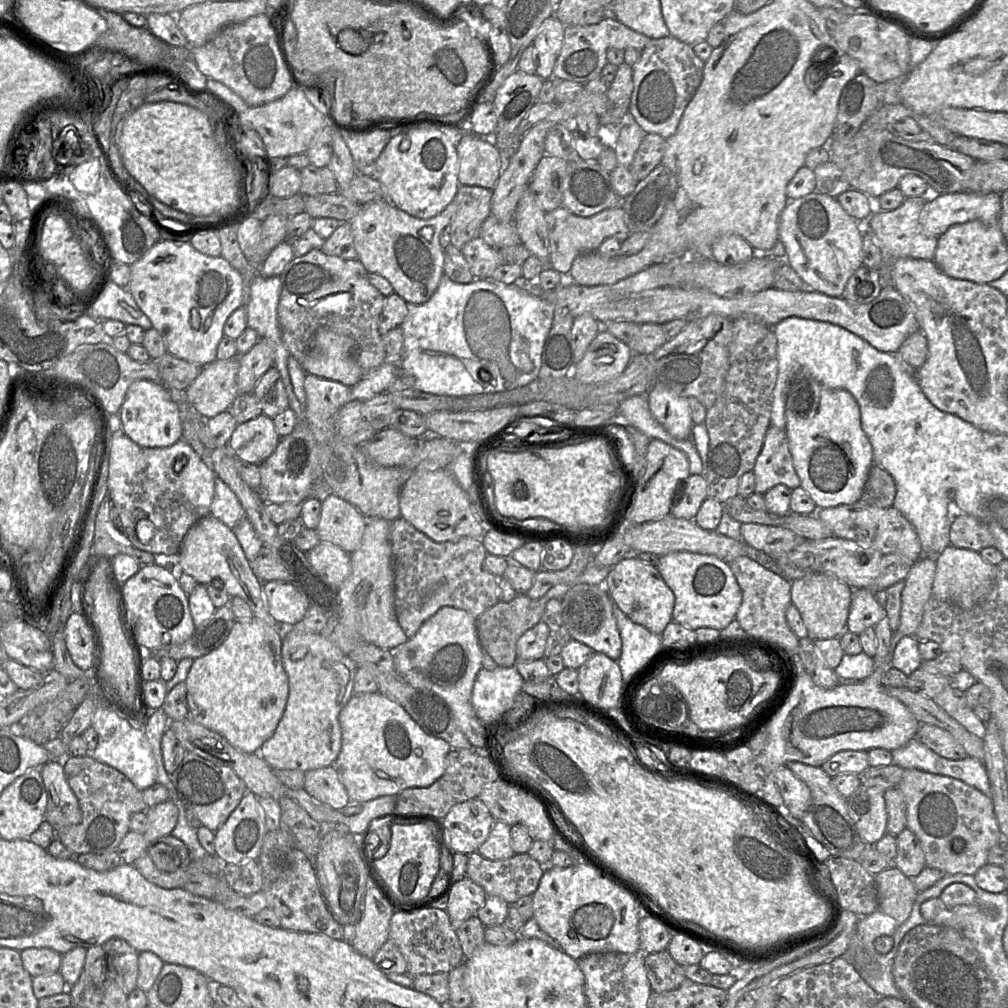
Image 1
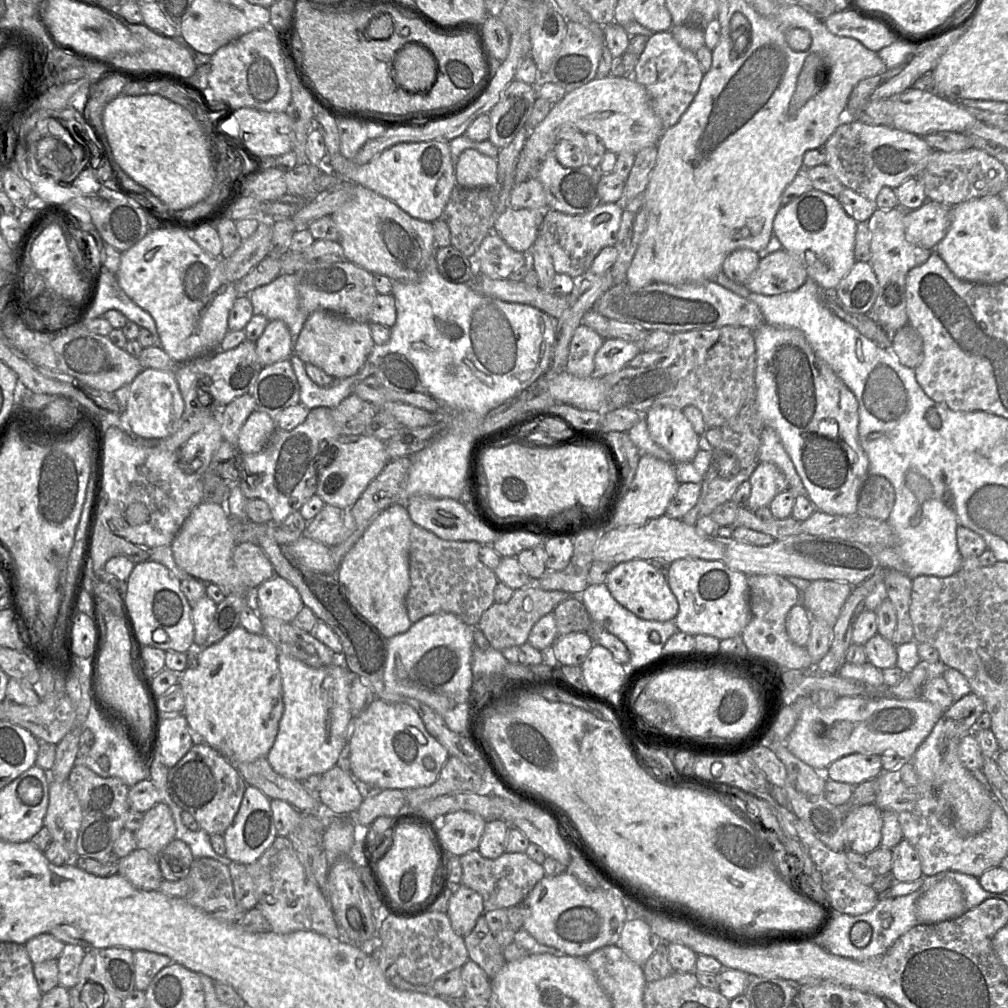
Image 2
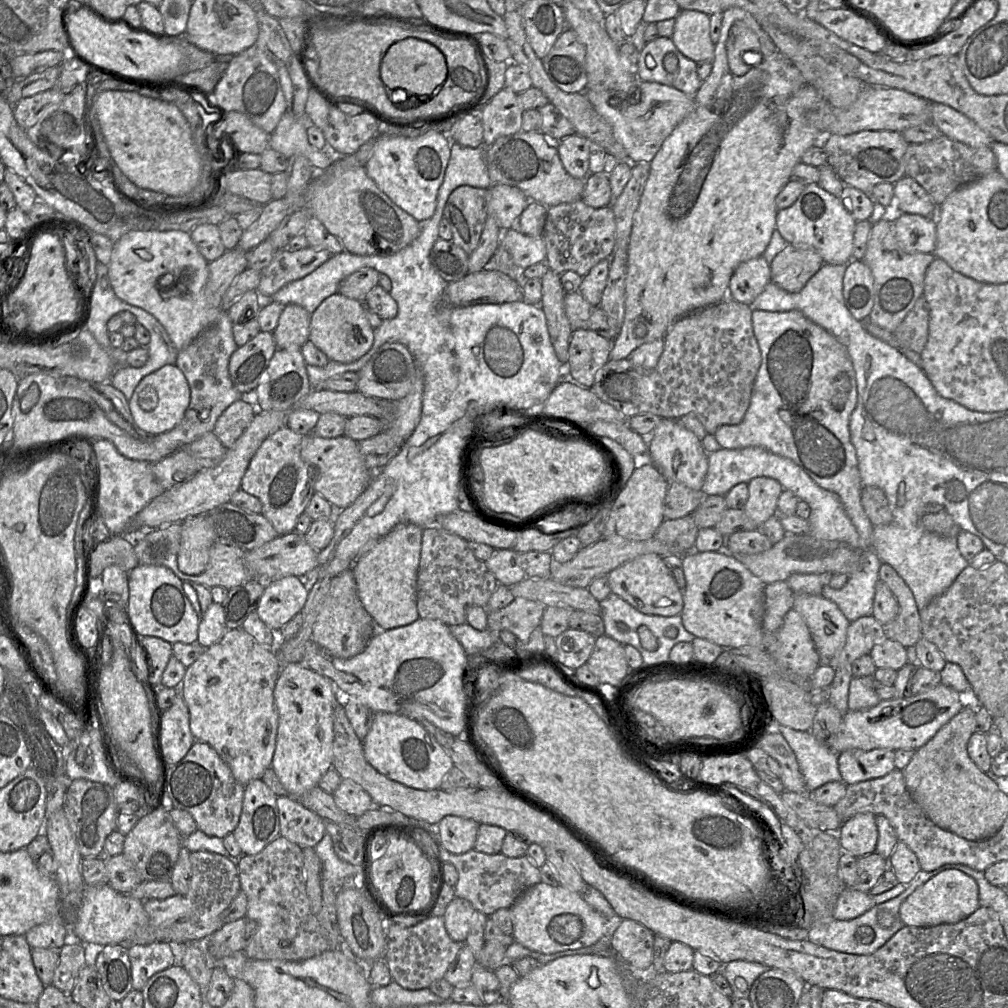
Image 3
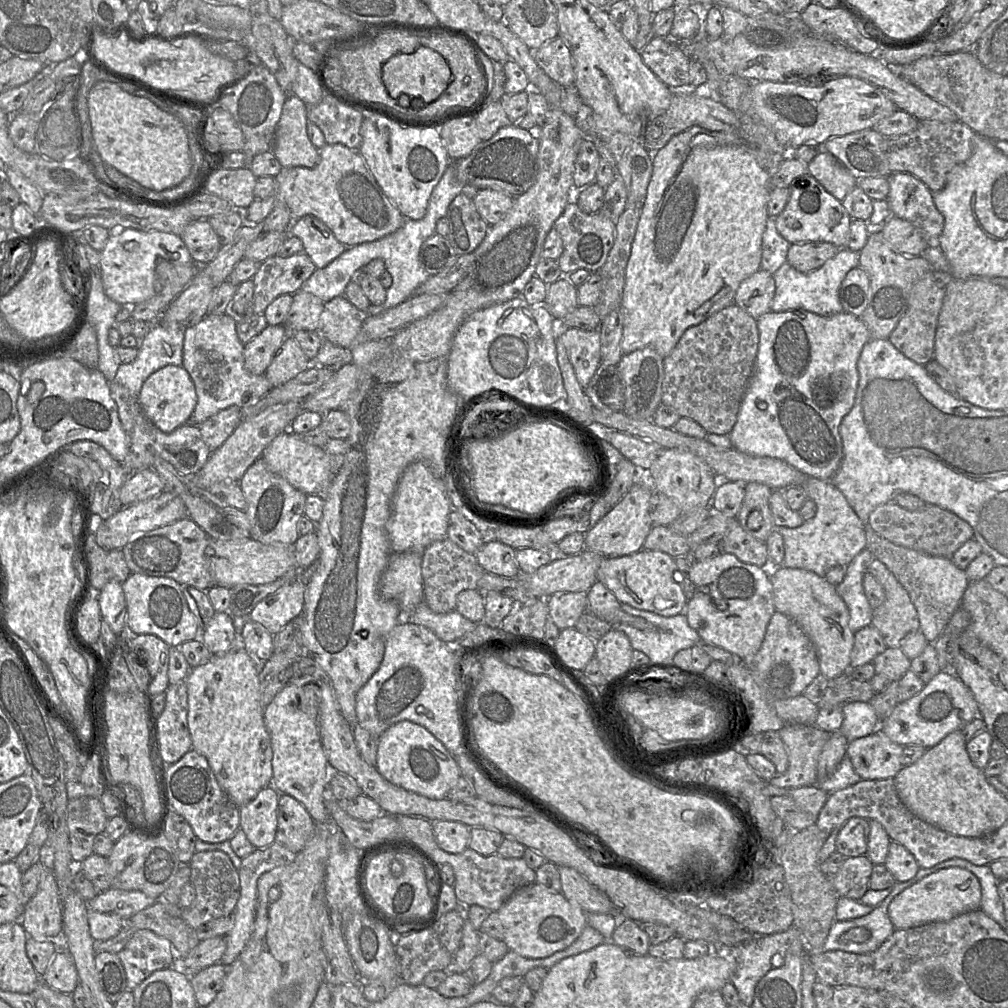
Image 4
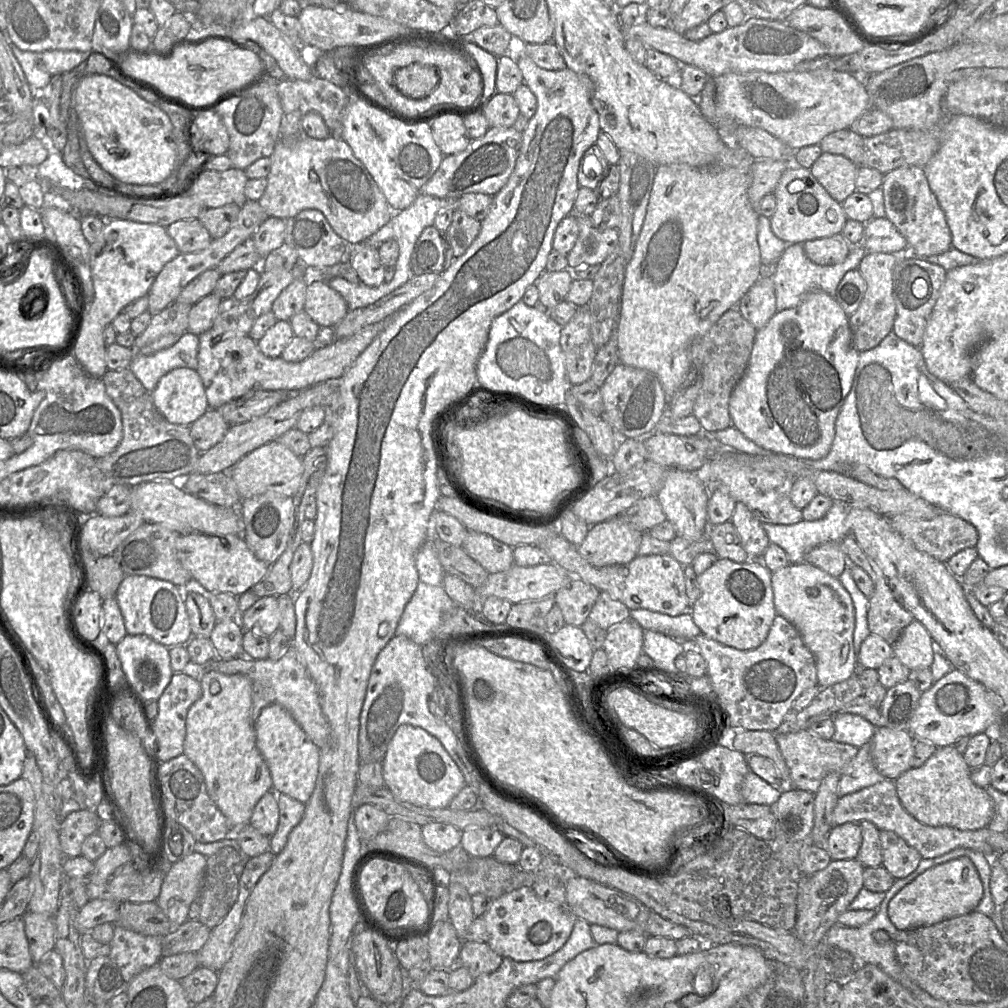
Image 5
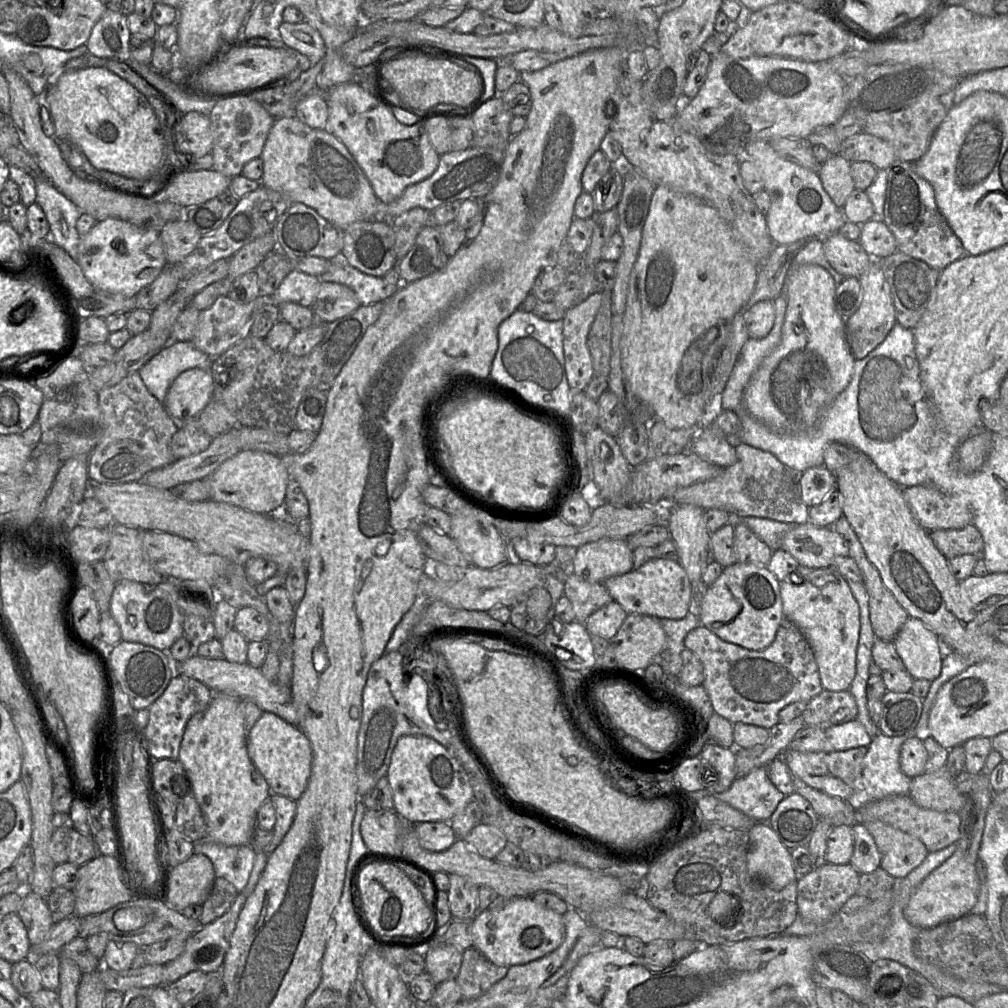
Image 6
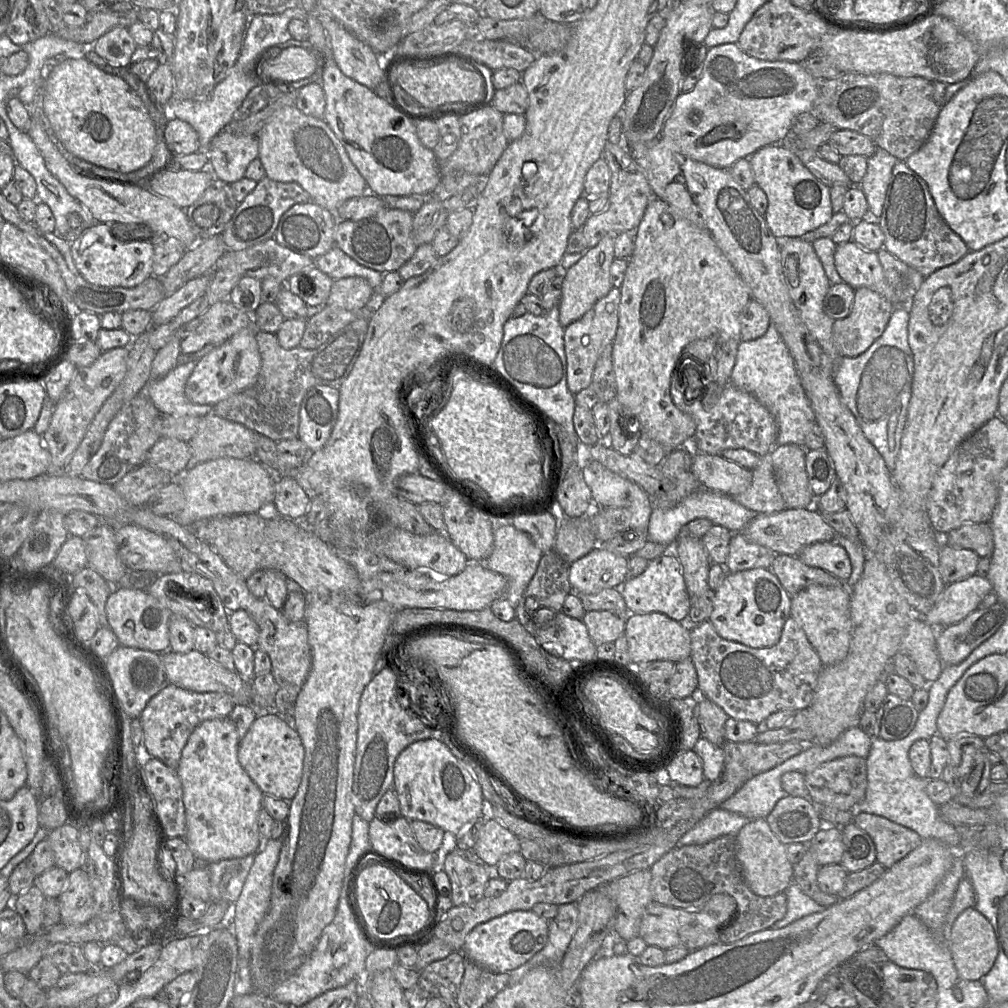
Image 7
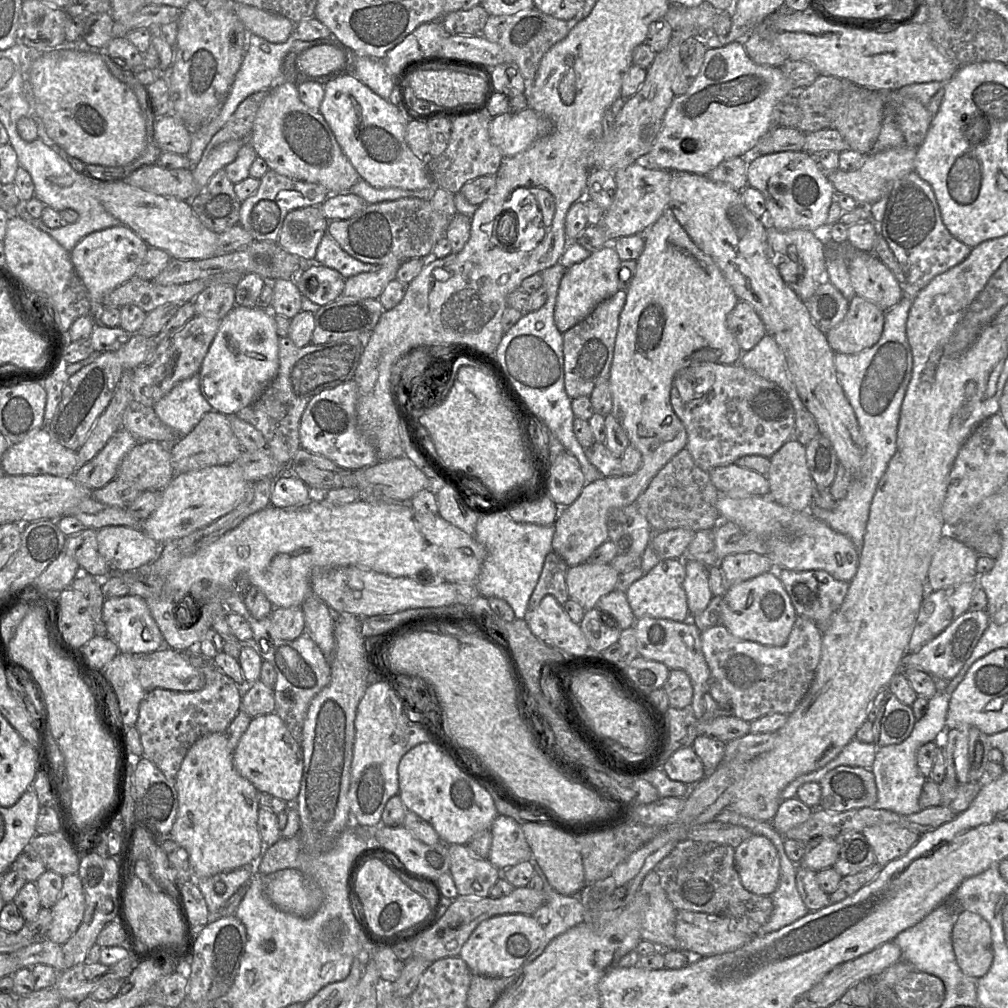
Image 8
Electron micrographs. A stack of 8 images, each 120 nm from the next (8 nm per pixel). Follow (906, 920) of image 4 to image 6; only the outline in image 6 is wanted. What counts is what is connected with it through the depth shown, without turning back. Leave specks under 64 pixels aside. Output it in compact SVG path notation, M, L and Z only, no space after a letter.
M982 772L976 774L973 787L967 794L966 803L958 813L960 837L955 842L957 846L955 853L923 880L904 908L904 917L911 925L921 929L932 928L971 913L979 895L976 862L987 811L993 801L994 794L989 775Z

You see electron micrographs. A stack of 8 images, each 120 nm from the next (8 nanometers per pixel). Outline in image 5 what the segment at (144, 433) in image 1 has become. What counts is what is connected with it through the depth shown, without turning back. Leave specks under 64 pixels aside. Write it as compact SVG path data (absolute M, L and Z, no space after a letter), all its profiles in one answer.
M176 368L162 376L151 398L168 422L182 426L190 426L209 409L202 380L189 368Z

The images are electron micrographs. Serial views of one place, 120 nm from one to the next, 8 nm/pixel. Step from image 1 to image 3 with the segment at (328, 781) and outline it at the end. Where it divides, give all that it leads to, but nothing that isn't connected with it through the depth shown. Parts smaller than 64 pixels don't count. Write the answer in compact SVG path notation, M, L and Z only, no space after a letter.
M342 779L332 796L342 811L353 816L362 815L374 805L370 795L351 779Z

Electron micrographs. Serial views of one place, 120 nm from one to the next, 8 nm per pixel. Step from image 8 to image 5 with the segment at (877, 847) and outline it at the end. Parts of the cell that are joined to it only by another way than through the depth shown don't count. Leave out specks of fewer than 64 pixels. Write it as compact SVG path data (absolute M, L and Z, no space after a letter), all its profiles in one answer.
M892 831L879 832L883 862L882 866L897 879L903 879L913 873L922 860L920 853L909 846Z

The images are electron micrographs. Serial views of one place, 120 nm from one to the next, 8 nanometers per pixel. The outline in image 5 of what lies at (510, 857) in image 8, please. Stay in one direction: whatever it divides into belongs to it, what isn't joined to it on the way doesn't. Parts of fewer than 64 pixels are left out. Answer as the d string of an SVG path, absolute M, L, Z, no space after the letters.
M496 827L466 828L460 846L472 857L489 857L504 837Z

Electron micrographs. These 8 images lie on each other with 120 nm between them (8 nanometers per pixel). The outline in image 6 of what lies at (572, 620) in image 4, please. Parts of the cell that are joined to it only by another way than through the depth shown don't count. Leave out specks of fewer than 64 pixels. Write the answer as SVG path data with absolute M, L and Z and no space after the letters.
M574 573L567 576L564 596L573 606L576 621L581 623L585 623L592 613L613 600L603 583L588 582Z

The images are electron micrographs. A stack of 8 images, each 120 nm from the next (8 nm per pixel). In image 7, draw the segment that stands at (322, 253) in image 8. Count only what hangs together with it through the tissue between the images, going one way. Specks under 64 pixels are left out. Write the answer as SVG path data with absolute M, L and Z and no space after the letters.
M336 245L326 254L314 259L314 264L333 280L352 276L362 277L368 281L375 294L378 293L378 287L381 285L384 275L376 270L360 265Z

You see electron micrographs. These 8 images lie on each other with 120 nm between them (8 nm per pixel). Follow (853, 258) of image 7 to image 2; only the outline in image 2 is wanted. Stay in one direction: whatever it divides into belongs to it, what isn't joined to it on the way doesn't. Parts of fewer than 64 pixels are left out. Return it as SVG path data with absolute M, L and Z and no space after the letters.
M781 249L761 258L757 269L743 285L754 293L779 295L799 289L807 278L801 260Z

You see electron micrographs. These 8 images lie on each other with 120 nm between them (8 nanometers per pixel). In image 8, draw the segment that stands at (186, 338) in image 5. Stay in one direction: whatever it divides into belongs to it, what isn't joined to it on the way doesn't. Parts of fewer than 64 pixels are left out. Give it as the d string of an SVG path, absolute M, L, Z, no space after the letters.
M197 375L178 383L167 395L157 401L153 408L159 419L180 437L189 434L202 417L213 410L201 393Z

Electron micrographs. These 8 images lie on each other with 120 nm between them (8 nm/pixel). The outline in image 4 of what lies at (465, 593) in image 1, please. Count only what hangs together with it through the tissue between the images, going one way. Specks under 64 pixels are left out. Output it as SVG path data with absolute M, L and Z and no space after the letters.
M445 537L428 545L423 551L422 582L424 601L436 613L456 610L457 595L467 589L478 589L478 581L484 574L475 554L466 552Z

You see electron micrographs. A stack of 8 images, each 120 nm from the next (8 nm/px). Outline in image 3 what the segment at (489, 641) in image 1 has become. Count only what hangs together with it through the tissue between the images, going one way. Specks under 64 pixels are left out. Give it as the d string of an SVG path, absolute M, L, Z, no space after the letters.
M515 597L504 608L488 610L487 629L497 632L508 630L519 640L527 640L540 625L546 607L533 600Z

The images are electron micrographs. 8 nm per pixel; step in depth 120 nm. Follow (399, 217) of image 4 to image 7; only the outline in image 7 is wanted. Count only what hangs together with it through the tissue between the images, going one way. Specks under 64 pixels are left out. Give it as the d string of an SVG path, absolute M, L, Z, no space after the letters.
M296 105L275 112L257 137L258 157L266 176L280 182L297 182L310 194L311 201L330 212L335 212L346 200L368 191L365 179L326 121L303 113Z

